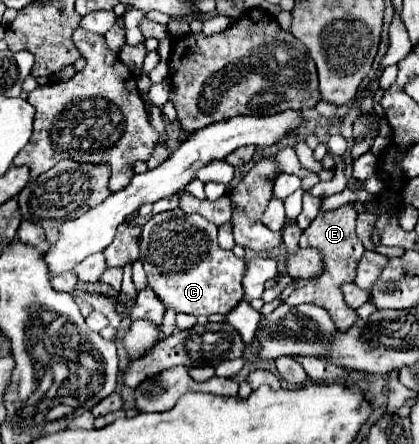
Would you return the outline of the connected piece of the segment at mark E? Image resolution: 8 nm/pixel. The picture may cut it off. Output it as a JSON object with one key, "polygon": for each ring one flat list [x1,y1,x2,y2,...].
{"polygon":[[347,203,335,211,319,211,319,215,311,221,311,225,303,231,299,245,301,247,317,247,323,257,325,257,325,269,319,275,319,279,299,279,299,287,287,297,287,303,291,307,296,307,301,303,313,303,329,311,333,317,333,323,337,325,337,331,345,333,345,329,353,327,359,319,357,311,345,305,345,299,341,297,341,285,353,281,357,275,357,261,363,257,365,247,355,235,355,219,357,219,357,209,355,205]]}

